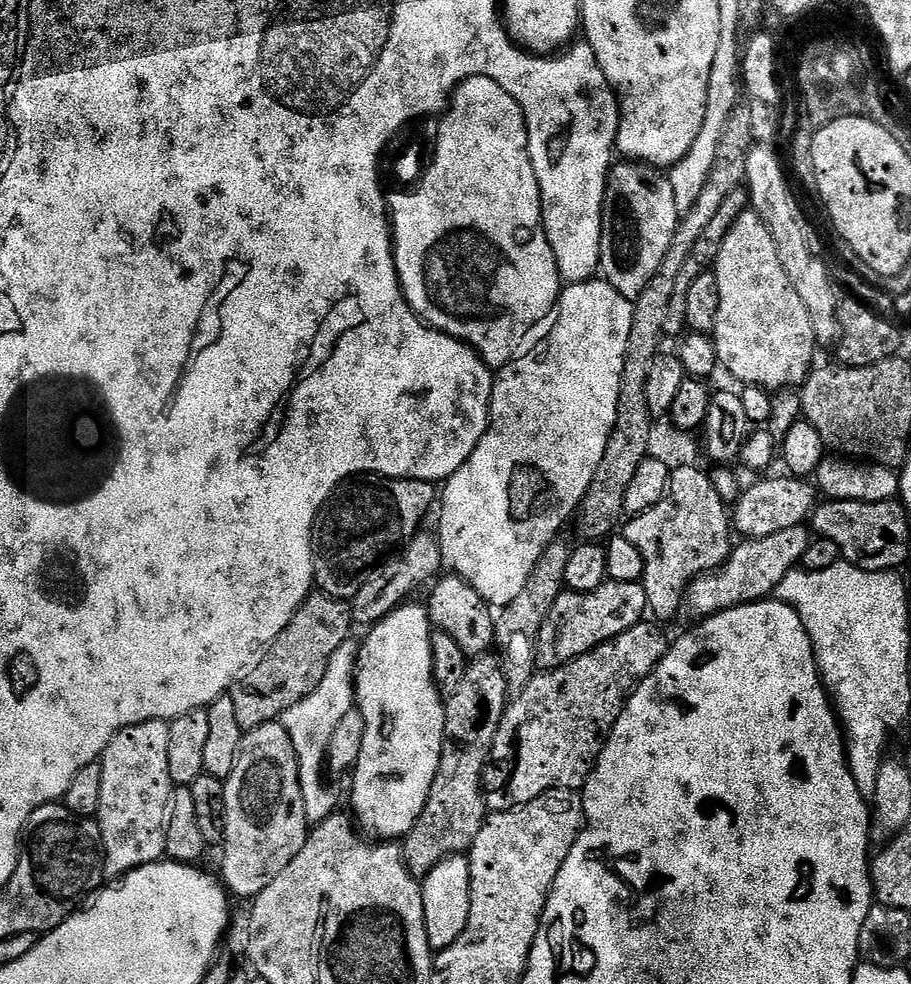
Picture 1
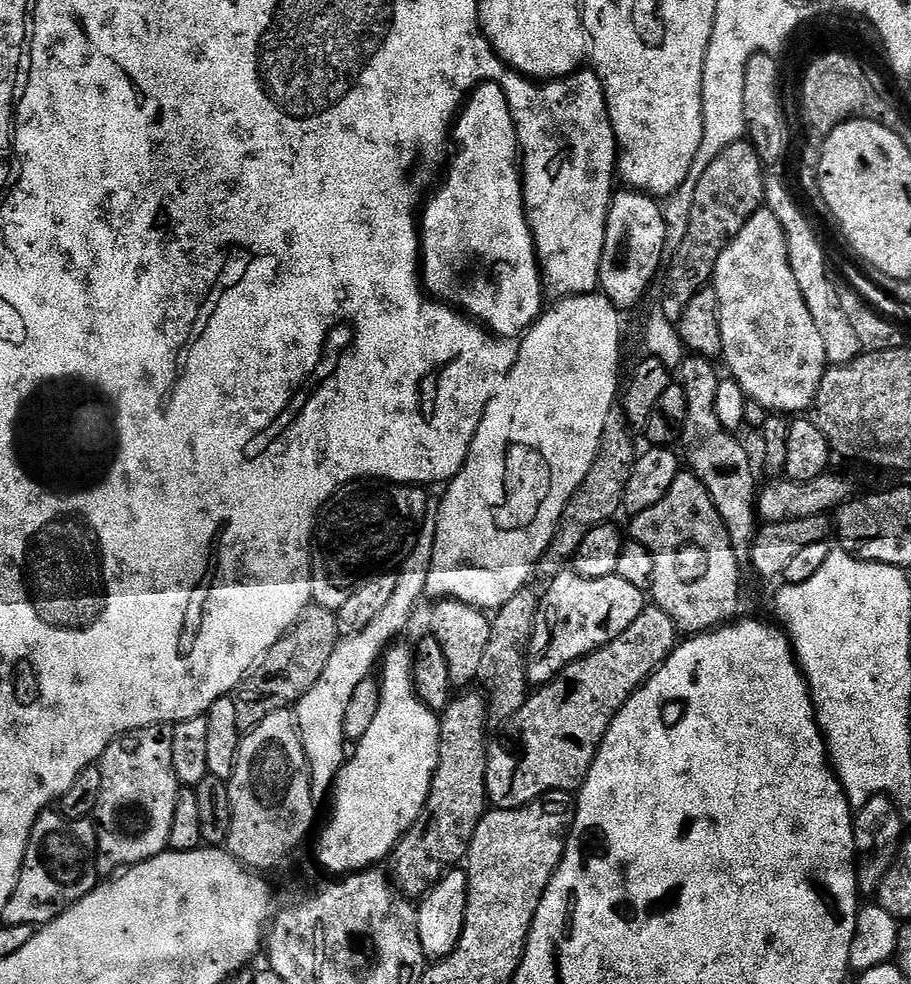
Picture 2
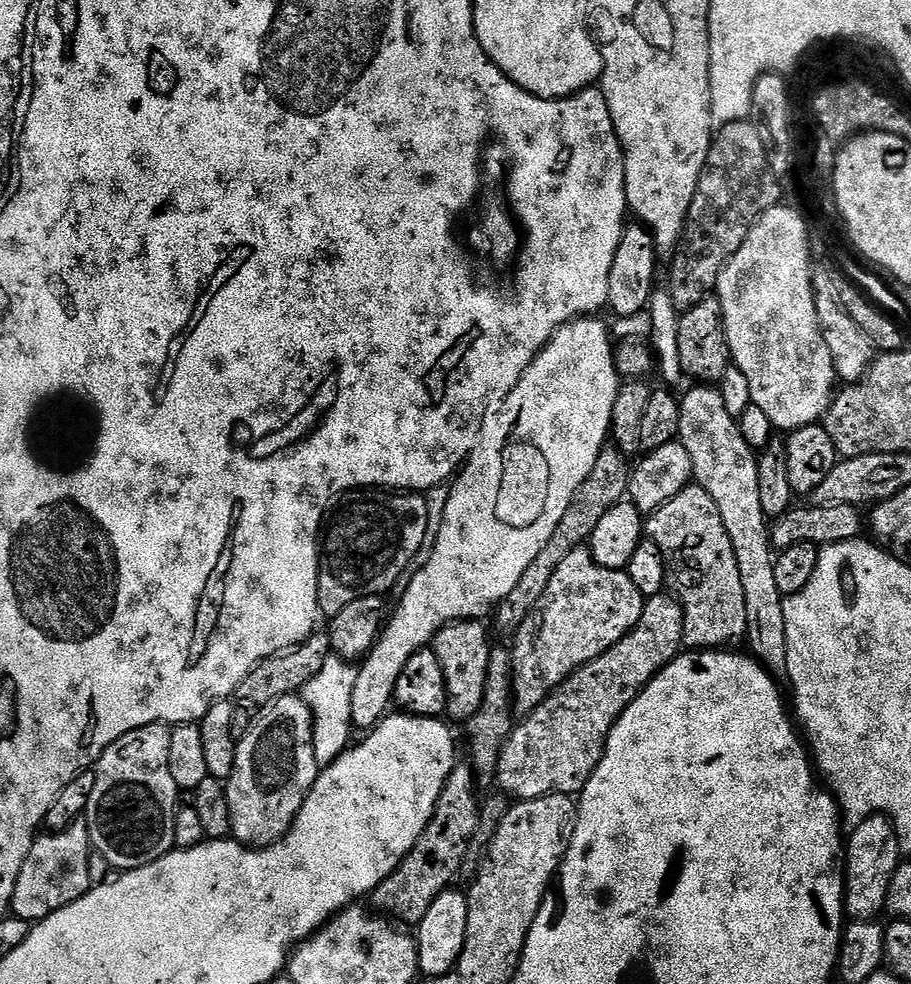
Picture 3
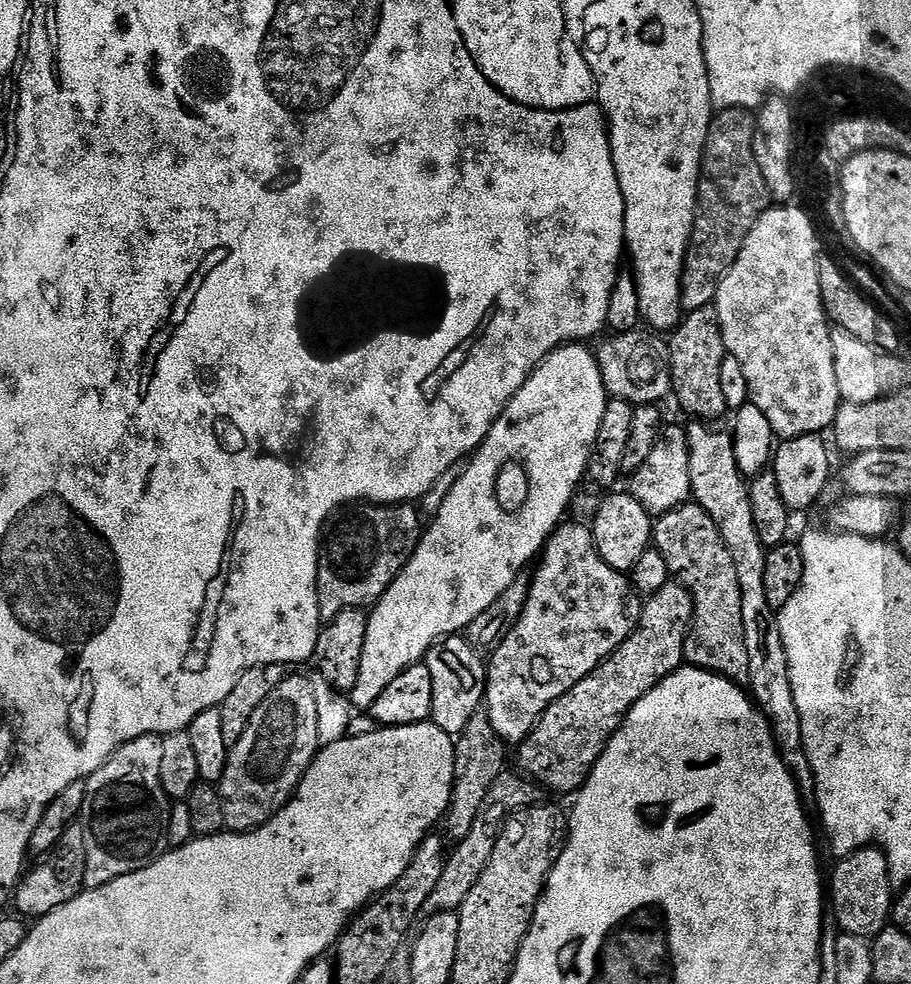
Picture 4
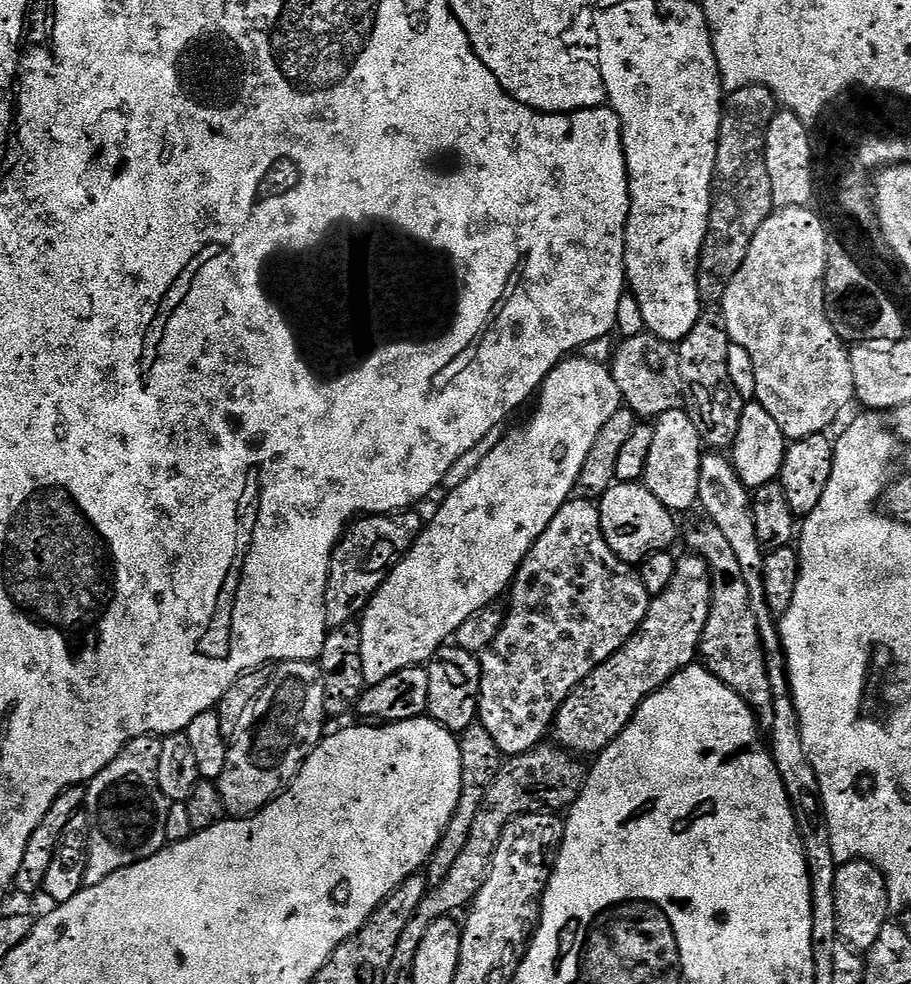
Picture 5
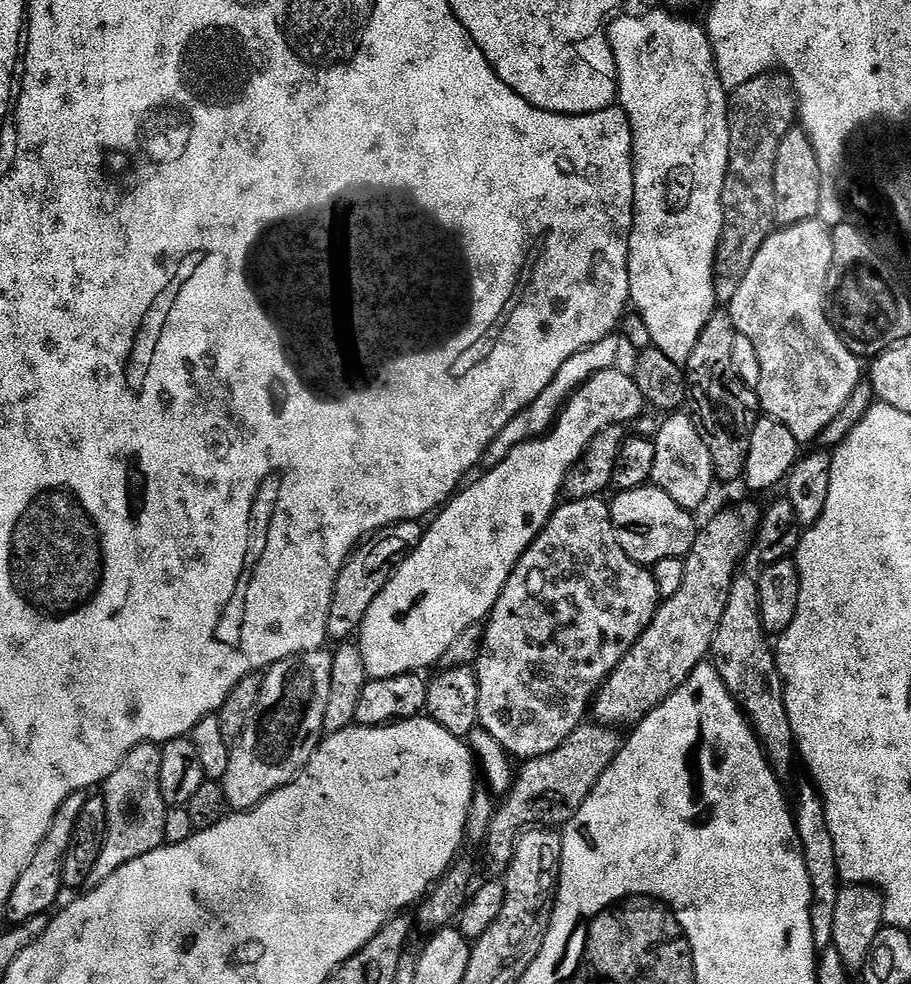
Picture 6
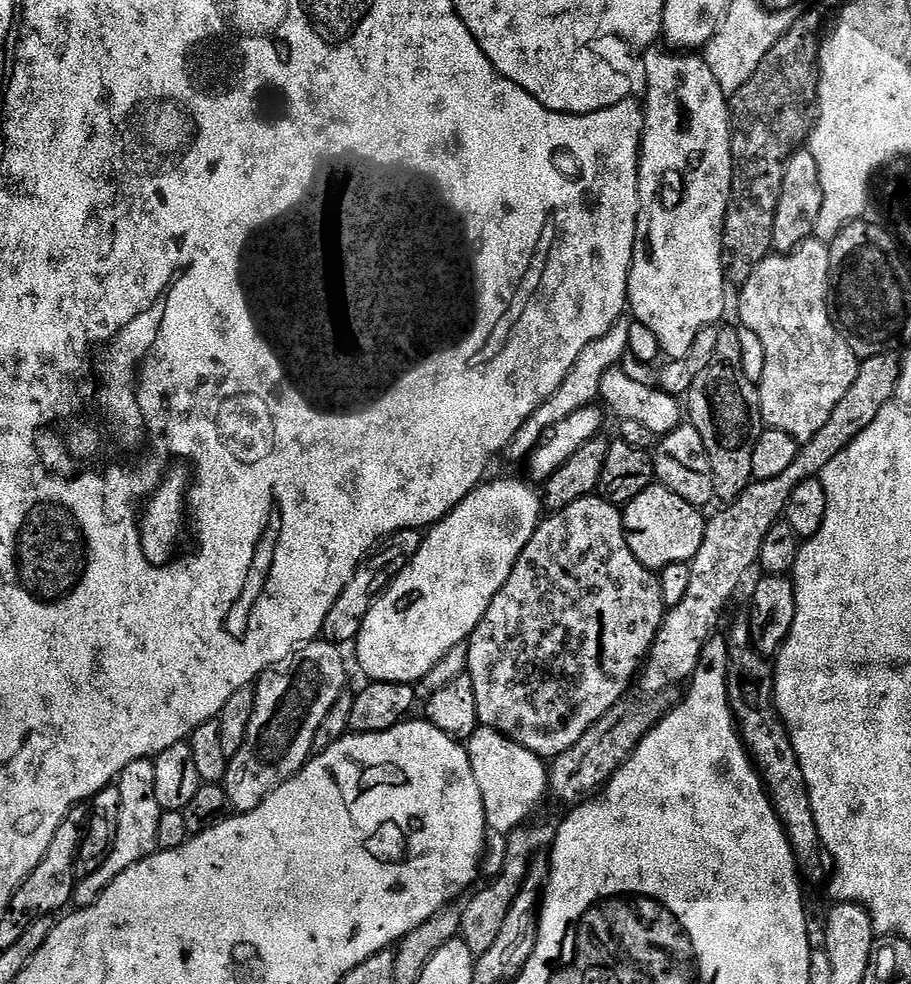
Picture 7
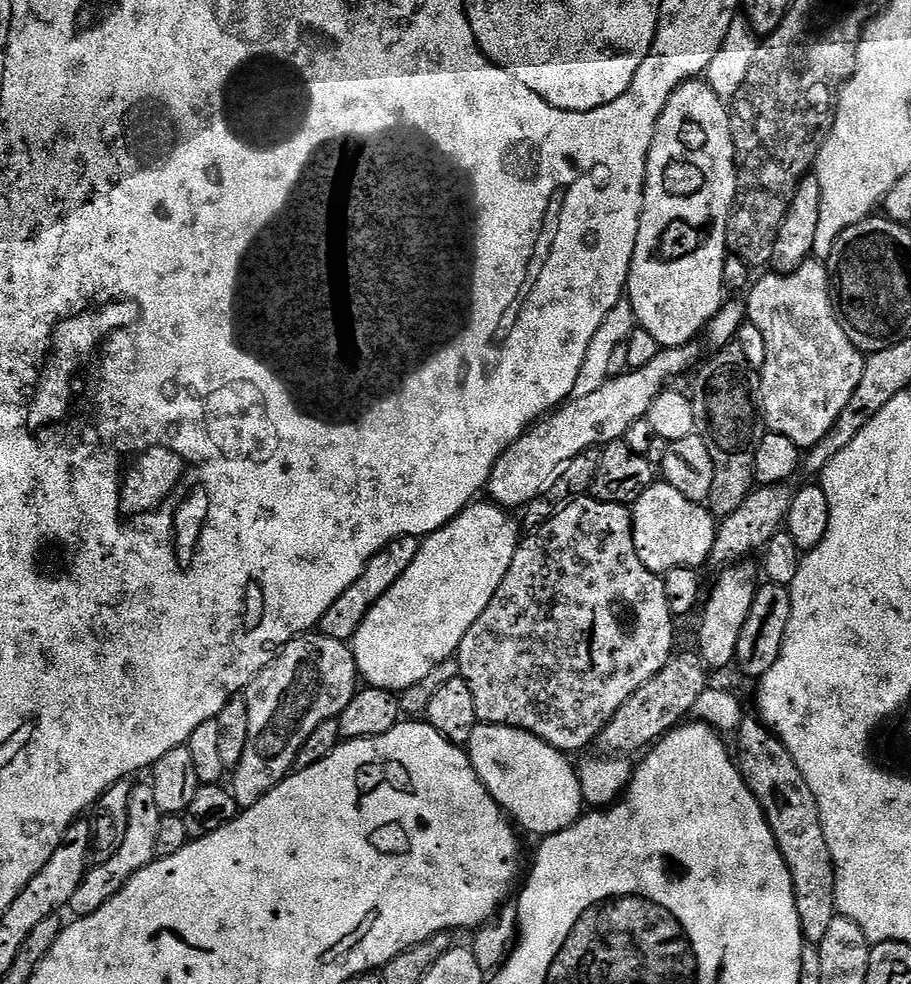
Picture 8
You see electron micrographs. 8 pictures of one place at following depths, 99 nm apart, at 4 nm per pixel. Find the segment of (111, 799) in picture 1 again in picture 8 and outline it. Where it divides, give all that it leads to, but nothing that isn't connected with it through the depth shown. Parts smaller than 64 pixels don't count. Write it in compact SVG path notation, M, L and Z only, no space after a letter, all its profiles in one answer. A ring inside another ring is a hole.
M137 783L130 794L130 818L126 822L126 838L122 838L122 846L118 846L118 854L110 858L110 862L89 867L88 873L82 878L82 886L74 890L74 898L70 898L68 908L73 917L89 916L94 910L102 910L138 870L142 870L157 859L156 847L158 846L158 822L162 813L158 802L154 799L154 790L151 783Z

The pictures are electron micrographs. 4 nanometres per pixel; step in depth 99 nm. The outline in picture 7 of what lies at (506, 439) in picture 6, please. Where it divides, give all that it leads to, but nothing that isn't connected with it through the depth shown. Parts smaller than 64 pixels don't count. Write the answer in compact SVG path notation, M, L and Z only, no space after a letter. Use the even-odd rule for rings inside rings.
M627 319L617 320L613 328L606 330L606 334L602 334L602 338L594 338L594 342L590 342L590 346L586 346L586 350L578 354L578 362L574 362L562 386L558 386L558 390L554 390L554 394L550 394L550 398L546 398L546 402L542 402L542 406L538 406L538 410L534 410L534 414L530 414L530 418L522 422L522 426L518 426L518 434L514 434L514 438L510 438L510 442L504 447L503 459L508 459L512 464L518 463L519 460L520 463L525 461L533 449L540 445L540 441L547 436L548 431L558 426L558 422L570 418L570 414L575 414L578 410L597 403L602 378L606 378L608 371L621 363L620 359L628 356L628 339L630 338L628 326Z

